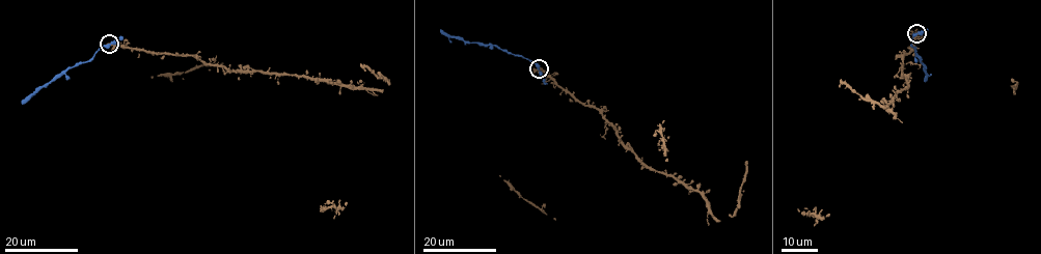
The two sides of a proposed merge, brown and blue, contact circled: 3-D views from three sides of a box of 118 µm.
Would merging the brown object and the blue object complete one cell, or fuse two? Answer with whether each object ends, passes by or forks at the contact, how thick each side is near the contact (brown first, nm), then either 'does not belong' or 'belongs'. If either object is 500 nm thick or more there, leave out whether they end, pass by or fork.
brown passes by; blue passes by; 460 nm thick on the brown side, 380 nm on the other; does not belong

